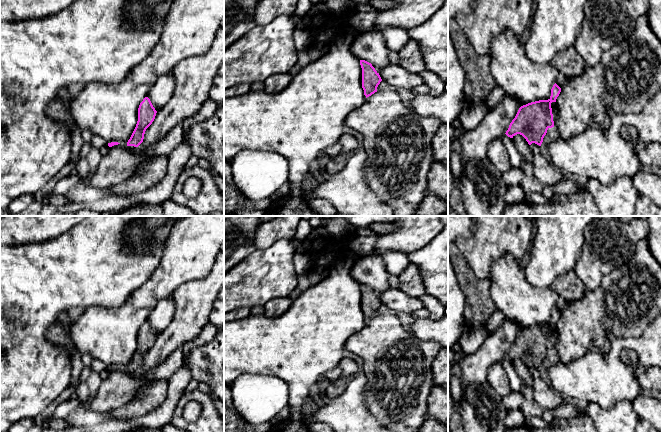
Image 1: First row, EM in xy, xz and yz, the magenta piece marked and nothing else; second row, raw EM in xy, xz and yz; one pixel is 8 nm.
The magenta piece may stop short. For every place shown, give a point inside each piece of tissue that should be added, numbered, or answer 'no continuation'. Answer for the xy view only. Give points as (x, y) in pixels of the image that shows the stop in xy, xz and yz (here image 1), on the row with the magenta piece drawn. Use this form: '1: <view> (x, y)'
no continuation

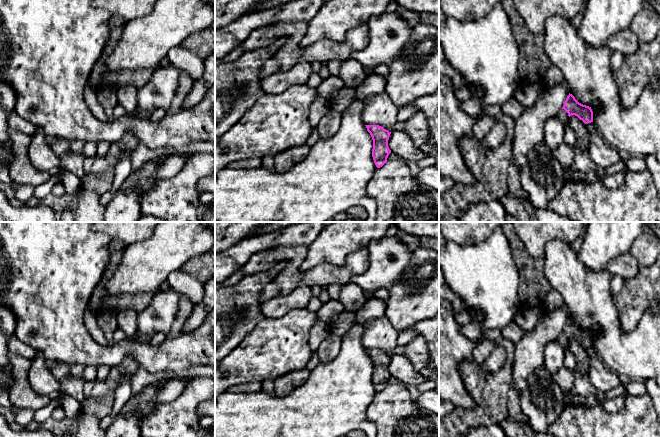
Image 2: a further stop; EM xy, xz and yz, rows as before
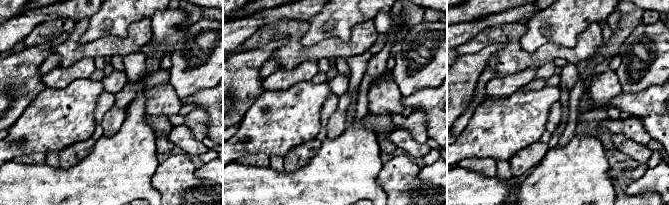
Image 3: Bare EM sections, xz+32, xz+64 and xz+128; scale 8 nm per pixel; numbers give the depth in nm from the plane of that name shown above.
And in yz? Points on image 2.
1: yz (562, 114)

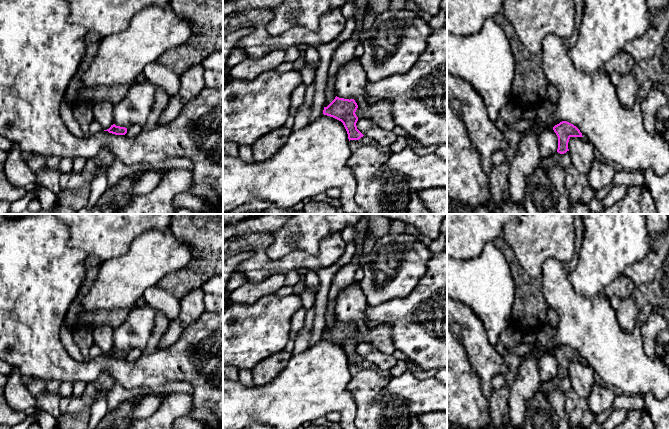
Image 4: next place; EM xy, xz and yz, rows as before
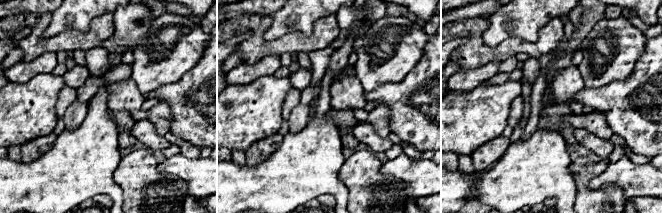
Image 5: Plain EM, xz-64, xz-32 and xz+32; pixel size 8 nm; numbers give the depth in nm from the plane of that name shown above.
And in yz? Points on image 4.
1: yz (545, 164)

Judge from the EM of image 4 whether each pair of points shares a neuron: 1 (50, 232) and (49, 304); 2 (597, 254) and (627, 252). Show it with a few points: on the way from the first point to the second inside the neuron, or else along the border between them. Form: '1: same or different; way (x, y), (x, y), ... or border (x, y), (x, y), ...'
1: same; way (50, 250), (49, 286)
2: same; way (604, 254), (620, 253)

